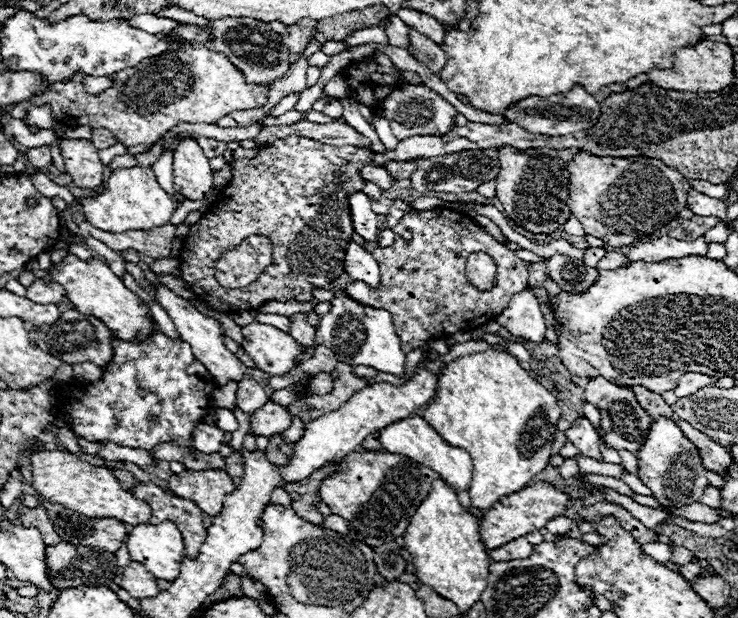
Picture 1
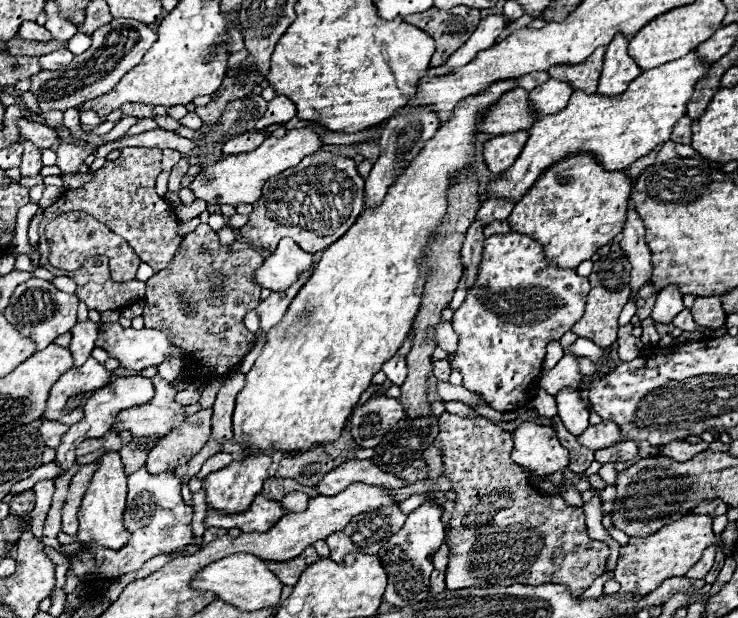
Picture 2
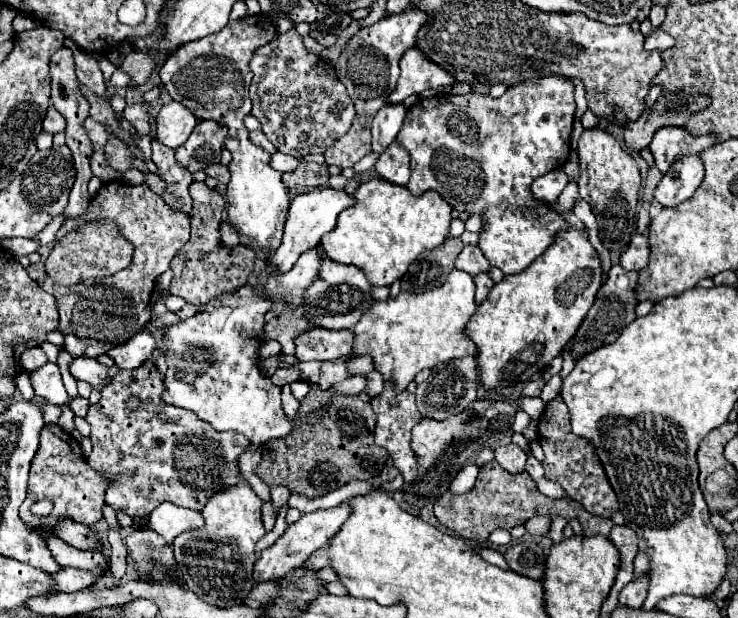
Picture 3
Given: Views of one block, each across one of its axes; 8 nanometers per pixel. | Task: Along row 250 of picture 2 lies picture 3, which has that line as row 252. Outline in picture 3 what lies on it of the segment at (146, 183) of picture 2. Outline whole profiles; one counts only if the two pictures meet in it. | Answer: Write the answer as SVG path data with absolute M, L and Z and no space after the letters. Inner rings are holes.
M106 182L100 192L90 200L84 218L114 220L120 228L122 236L134 244L134 258L126 270L120 270L106 278L96 278L92 284L82 282L78 286L61 286L54 284L44 270L44 260L50 252L50 246L42 246L38 252L42 260L38 264L30 264L26 268L28 276L36 280L46 292L50 292L58 302L60 324L58 330L64 334L66 350L78 356L96 358L106 354L112 346L124 344L132 334L144 330L144 326L152 318L150 296L156 288L156 280L162 272L168 270L174 254L188 242L190 238L190 222L186 214L176 214L176 210L168 208L166 202L154 194L146 184L130 186L126 182Z

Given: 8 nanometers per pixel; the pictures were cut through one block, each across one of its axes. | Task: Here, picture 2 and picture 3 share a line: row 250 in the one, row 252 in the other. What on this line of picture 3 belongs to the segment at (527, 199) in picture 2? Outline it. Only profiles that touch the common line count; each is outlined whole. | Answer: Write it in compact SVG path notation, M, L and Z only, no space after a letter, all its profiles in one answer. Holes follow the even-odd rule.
M568 228L568 234L558 234L556 242L540 256L528 270L520 274L506 276L490 290L486 302L478 306L470 322L464 328L464 334L476 346L478 358L478 382L484 390L506 388L518 382L528 382L534 374L542 374L546 366L556 358L562 348L576 334L580 322L586 318L598 288L602 286L602 266L596 250L588 242L588 232Z

